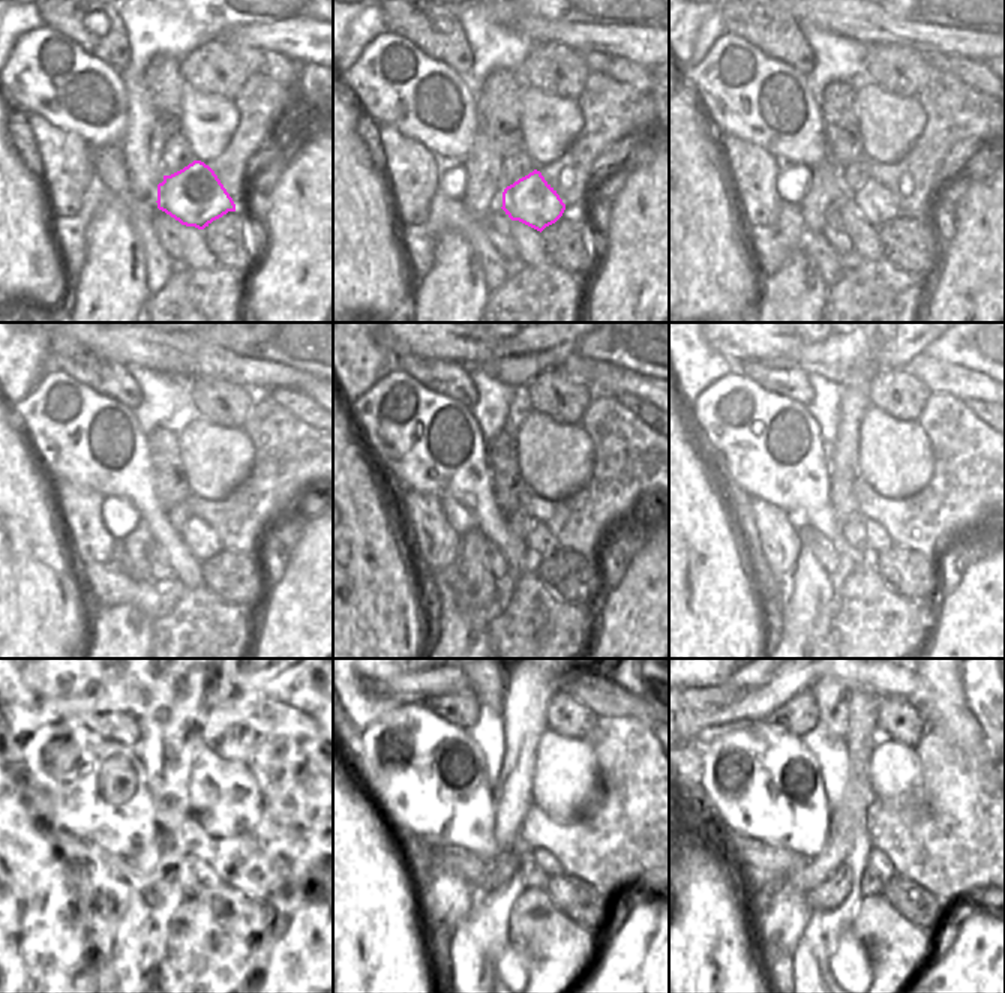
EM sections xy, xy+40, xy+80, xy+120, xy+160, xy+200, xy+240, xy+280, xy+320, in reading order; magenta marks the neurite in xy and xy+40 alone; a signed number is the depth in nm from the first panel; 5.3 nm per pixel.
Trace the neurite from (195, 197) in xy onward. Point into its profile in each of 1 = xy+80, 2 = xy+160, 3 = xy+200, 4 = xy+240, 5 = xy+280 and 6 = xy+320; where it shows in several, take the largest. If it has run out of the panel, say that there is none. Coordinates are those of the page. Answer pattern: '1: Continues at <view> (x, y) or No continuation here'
1: Continues at xy+80 (875, 203)
2: Continues at xy+160 (540, 542)
3: Continues at xy+200 (876, 539)
4: Continues at xy+240 (207, 878)
5: Continues at xy+280 (546, 861)
6: Continues at xy+320 (878, 860).

